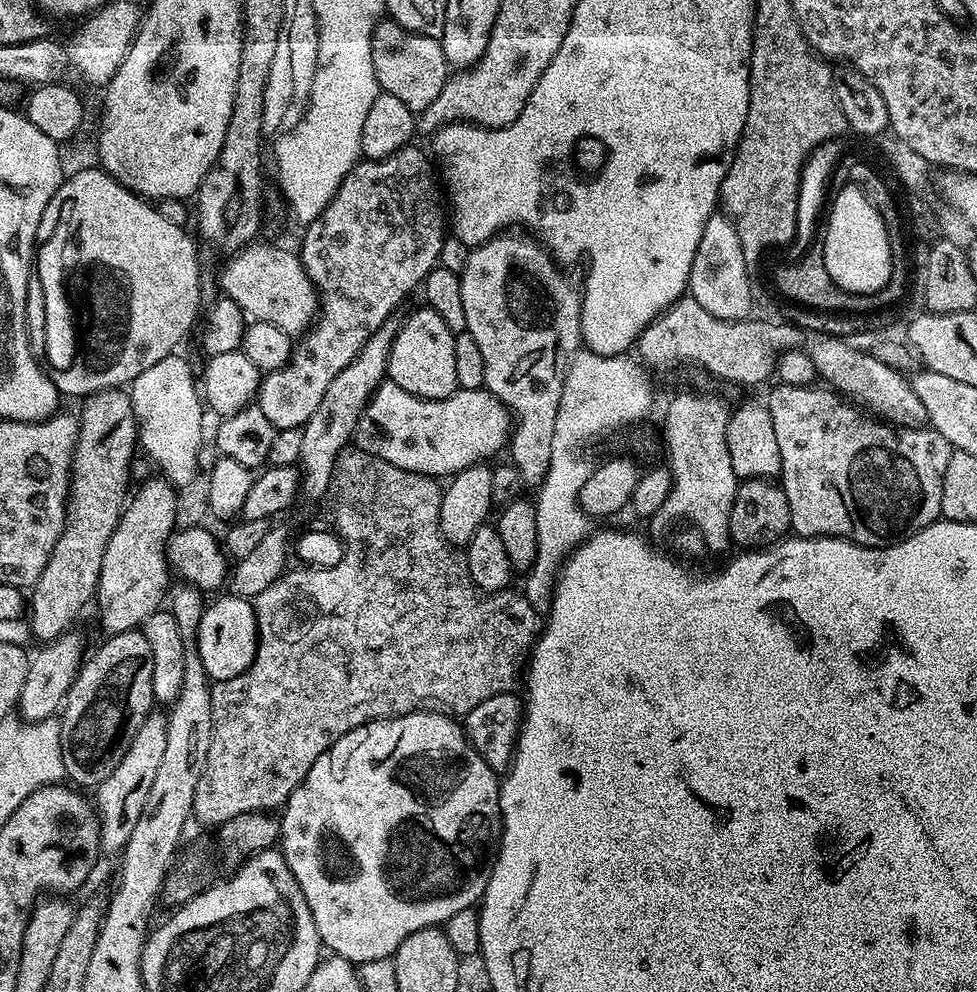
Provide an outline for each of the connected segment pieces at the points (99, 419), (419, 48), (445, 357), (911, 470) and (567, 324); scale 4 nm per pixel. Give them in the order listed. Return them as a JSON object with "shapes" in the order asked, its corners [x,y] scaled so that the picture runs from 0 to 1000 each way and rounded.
{"shapes":[[[[110,391],[107,395],[97,395],[85,404],[86,412],[80,415],[82,432],[78,457],[74,459],[74,487],[70,494],[70,518],[66,533],[55,550],[55,558],[51,558],[51,567],[47,567],[47,575],[35,590],[31,601],[31,621],[33,617],[33,637],[41,647],[57,645],[64,637],[71,636],[74,629],[82,621],[86,612],[95,608],[98,589],[102,585],[104,563],[108,558],[108,550],[117,538],[127,514],[131,496],[131,471],[135,468],[135,459],[141,456],[140,425],[137,409],[130,394],[122,391]]],[[[400,18],[390,19],[383,26],[379,58],[383,63],[383,79],[389,85],[389,92],[403,95],[403,99],[409,100],[424,115],[434,113],[436,107],[452,95],[452,87],[456,87],[461,76],[456,54],[447,37],[424,34]]],[[[430,308],[414,328],[410,326],[405,332],[396,382],[428,401],[451,403],[465,397],[472,386],[471,375],[467,372],[467,343],[461,329],[452,325],[452,320],[443,310]]],[[[795,386],[794,392],[784,400],[788,413],[788,422],[792,425],[792,439],[796,441],[796,454],[800,458],[800,470],[796,481],[805,498],[809,510],[810,535],[817,540],[860,540],[864,544],[872,544],[884,552],[909,552],[913,548],[931,542],[937,536],[943,536],[958,524],[963,523],[964,510],[964,482],[968,478],[968,466],[972,466],[976,455],[972,446],[964,442],[964,438],[955,435],[953,430],[918,431],[900,421],[885,417],[875,407],[864,402],[863,399],[843,389],[809,389]]],[[[517,232],[482,251],[477,268],[471,275],[473,308],[477,313],[477,335],[478,338],[483,338],[487,355],[495,366],[494,390],[505,395],[526,420],[526,430],[522,436],[522,464],[533,485],[545,490],[552,490],[563,473],[567,429],[575,401],[577,376],[596,351],[596,294],[572,272],[574,273],[570,263],[544,237],[532,232]]]]}

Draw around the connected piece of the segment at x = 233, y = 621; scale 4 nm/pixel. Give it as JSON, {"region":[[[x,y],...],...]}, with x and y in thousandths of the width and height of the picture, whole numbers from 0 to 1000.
{"region":[[[229,599],[226,605],[212,610],[201,632],[199,656],[207,663],[214,686],[234,685],[257,673],[262,662],[262,650],[266,648],[262,615],[257,604]]]}

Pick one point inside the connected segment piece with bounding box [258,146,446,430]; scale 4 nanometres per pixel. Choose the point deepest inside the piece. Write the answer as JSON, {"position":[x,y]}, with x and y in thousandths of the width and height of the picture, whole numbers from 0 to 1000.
{"position":[386,242]}

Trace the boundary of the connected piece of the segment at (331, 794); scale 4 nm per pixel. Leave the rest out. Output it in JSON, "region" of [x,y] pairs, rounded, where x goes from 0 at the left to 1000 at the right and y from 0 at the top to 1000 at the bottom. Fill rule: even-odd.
{"region":[[[427,716],[417,718],[414,722],[399,722],[391,726],[380,726],[377,730],[358,736],[346,748],[342,748],[317,772],[313,784],[297,800],[295,809],[289,816],[287,829],[286,858],[291,860],[291,868],[301,881],[313,909],[317,913],[317,921],[321,925],[321,933],[328,943],[329,953],[337,961],[359,968],[361,973],[371,970],[383,970],[387,966],[400,966],[405,963],[407,954],[420,942],[433,935],[453,933],[458,927],[465,925],[469,917],[484,914],[497,897],[497,889],[504,880],[506,856],[511,850],[512,830],[512,791],[510,779],[483,754],[476,742],[476,737],[462,721],[450,716]],[[332,843],[345,843],[352,850],[354,858],[360,862],[365,879],[353,887],[343,887],[336,883],[332,876]]]}

